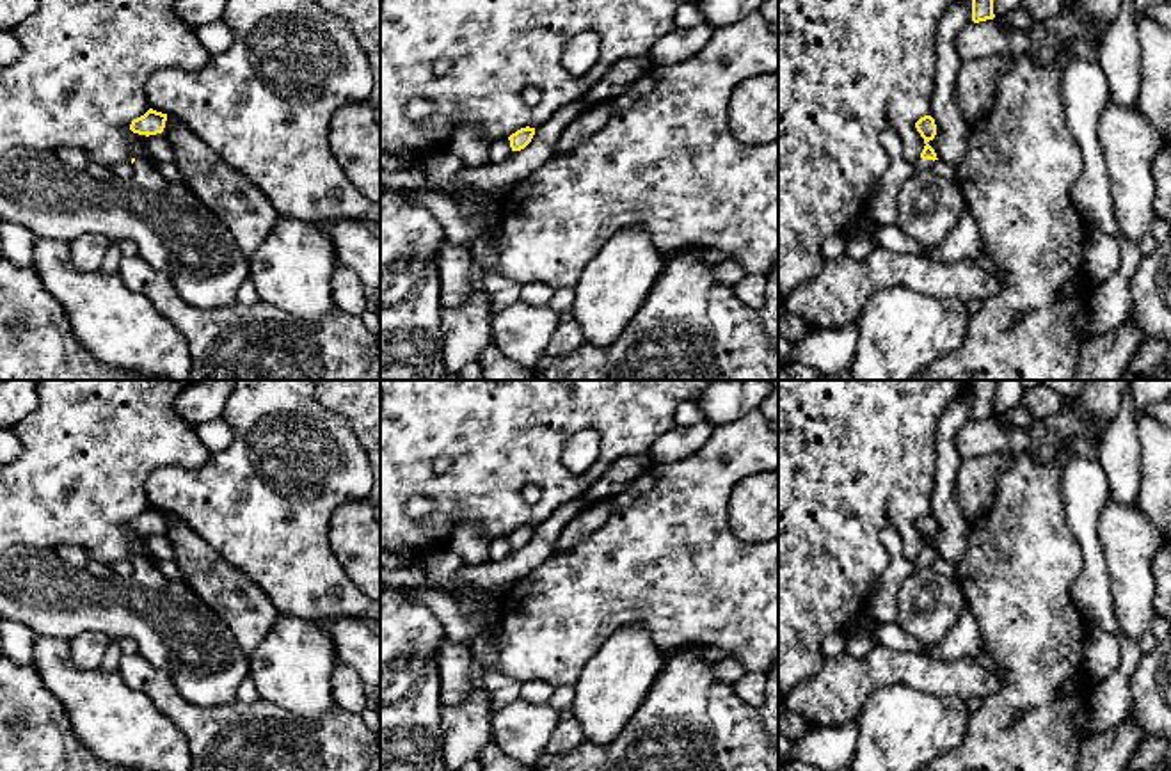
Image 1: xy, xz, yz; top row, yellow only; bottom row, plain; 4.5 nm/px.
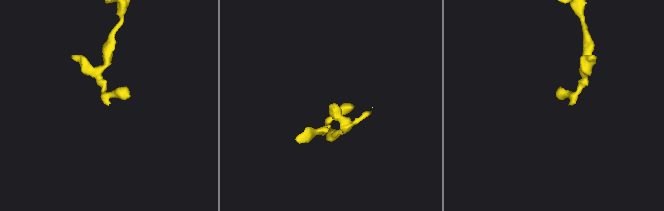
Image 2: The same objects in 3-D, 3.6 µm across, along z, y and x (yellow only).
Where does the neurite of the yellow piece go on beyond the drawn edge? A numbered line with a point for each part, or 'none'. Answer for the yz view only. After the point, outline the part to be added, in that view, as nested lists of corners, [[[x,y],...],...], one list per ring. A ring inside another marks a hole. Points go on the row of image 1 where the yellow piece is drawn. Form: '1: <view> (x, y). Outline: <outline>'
1: yz (928, 206). Outline: [[[919,158],[897,195],[896,226],[926,252],[940,247],[958,226],[965,199],[960,185],[931,172],[933,160]]]

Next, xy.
1: xy (173, 230). Outline: [[[12,147],[0,158],[0,222],[68,243],[84,234],[101,234],[110,242],[128,238],[144,261],[172,279],[192,307],[267,302],[302,322],[318,322],[338,311],[331,288],[338,261],[327,227],[281,215],[267,240],[245,258],[231,231],[187,185],[165,179],[147,160],[135,158],[131,165],[130,178],[103,181],[64,165],[55,149]]]

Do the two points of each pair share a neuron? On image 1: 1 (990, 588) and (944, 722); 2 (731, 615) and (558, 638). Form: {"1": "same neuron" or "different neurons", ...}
{"1": "different neurons", "2": "same neuron"}

